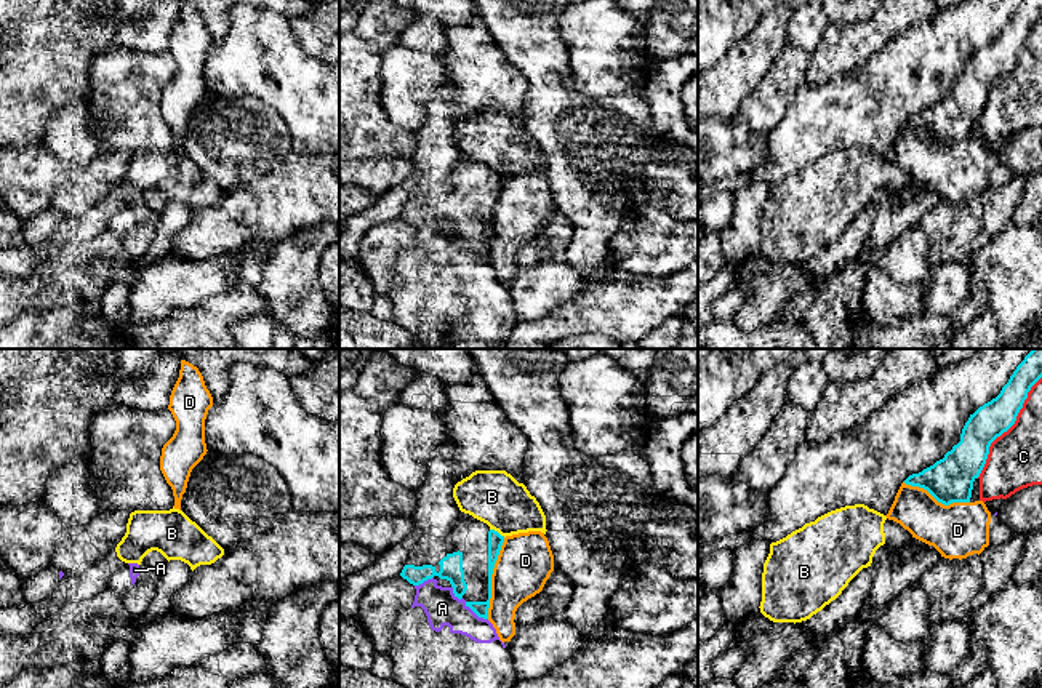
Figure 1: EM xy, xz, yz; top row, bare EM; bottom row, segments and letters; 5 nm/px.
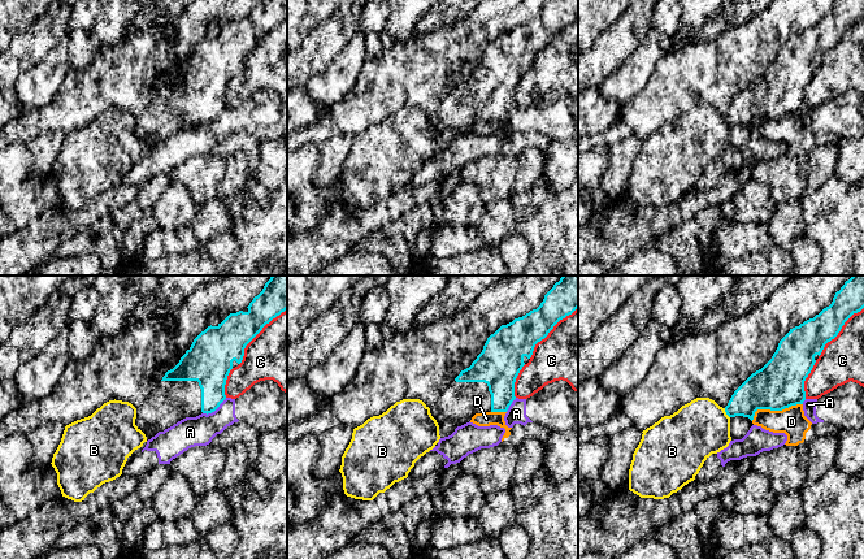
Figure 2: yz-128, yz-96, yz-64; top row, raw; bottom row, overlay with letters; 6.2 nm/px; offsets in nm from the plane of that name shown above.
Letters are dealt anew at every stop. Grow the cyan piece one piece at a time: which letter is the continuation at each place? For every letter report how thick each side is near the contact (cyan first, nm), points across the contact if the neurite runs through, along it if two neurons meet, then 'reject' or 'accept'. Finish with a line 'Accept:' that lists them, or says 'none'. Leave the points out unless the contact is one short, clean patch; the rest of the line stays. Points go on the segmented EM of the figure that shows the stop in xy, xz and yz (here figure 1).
A: 80/180 nm | reject
B: 80/280 nm | along xz (490, 528), (504, 536) | reject
C: 180/280 nm | reject
D: 80/280 nm | reject
Accept: none

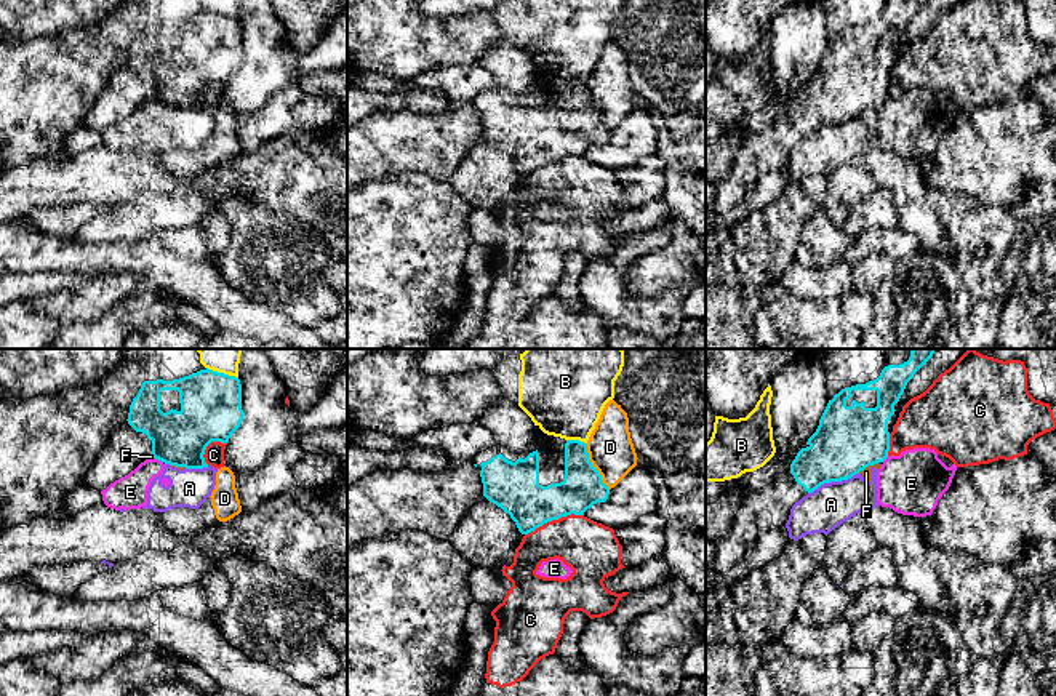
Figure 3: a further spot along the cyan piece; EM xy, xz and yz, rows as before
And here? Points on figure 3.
A: 340/220 nm | reject
B: 200/420 nm | reject
C: 240/280 nm | reject
D: 200/220 nm | reject
E: 280/170 nm | reject
F: 340/50 nm | along yz (877, 463), (858, 472) | reject
Accept: none

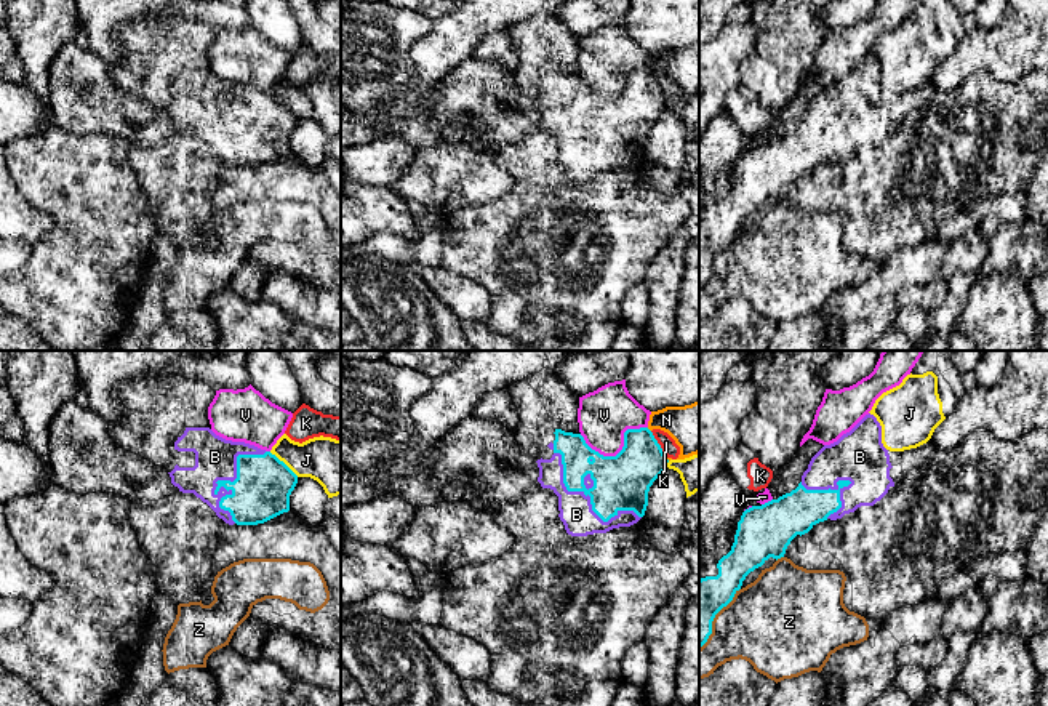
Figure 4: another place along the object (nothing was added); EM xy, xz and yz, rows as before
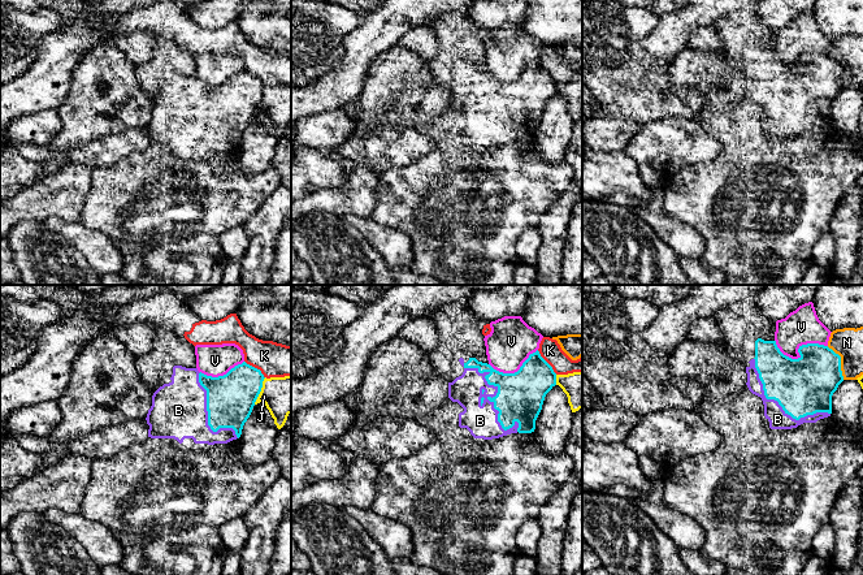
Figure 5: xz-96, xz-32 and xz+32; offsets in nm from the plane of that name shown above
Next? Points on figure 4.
B: 280/200 nm | accept
J: 280/240 nm | reject
K: 260/80 nm | along xz (650, 431), (668, 457) | reject
N: 240/260 nm | reject
V: 280/260 nm | reject
Z: 220/400 nm | reject
Accept: B

